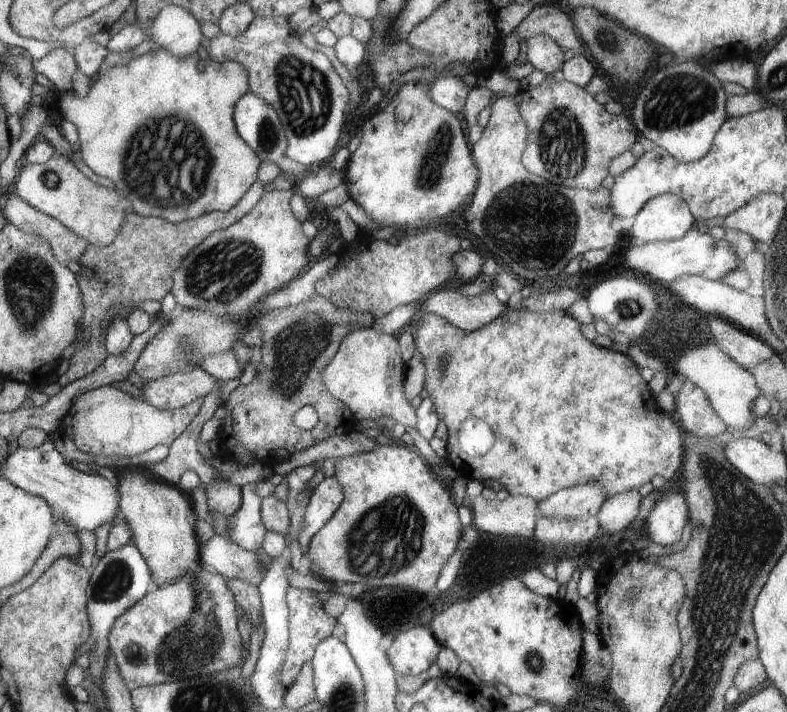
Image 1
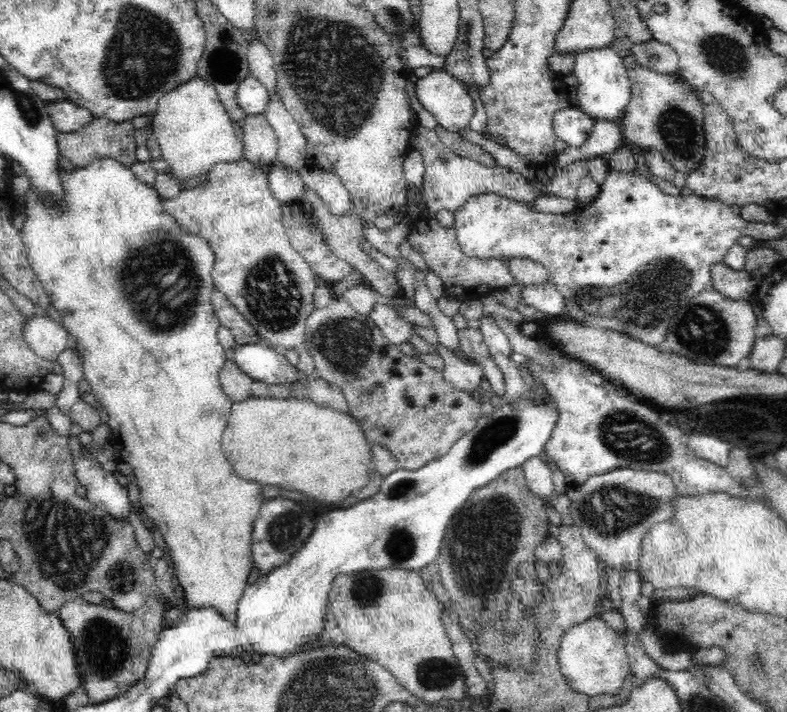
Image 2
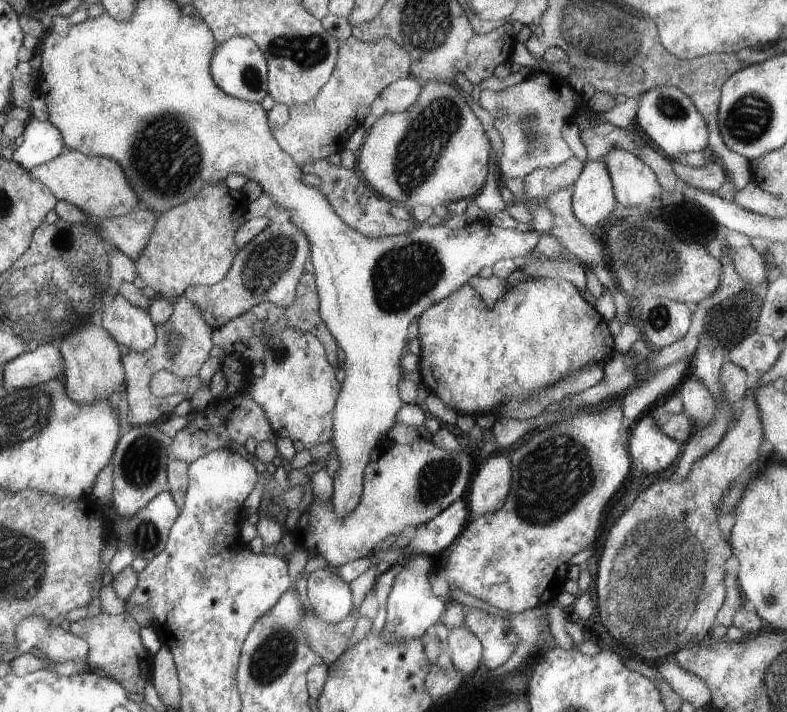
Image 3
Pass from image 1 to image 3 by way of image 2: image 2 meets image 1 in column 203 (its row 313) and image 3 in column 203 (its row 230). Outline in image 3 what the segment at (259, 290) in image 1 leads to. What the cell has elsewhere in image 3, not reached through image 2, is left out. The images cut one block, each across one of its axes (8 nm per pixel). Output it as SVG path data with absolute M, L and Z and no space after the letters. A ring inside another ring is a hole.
M223 182L205 184L195 198L165 210L157 218L145 248L133 260L137 282L171 302L183 298L191 286L215 286L223 282L241 250L235 246L233 234L241 228L243 214L235 214L235 210L237 202Z

